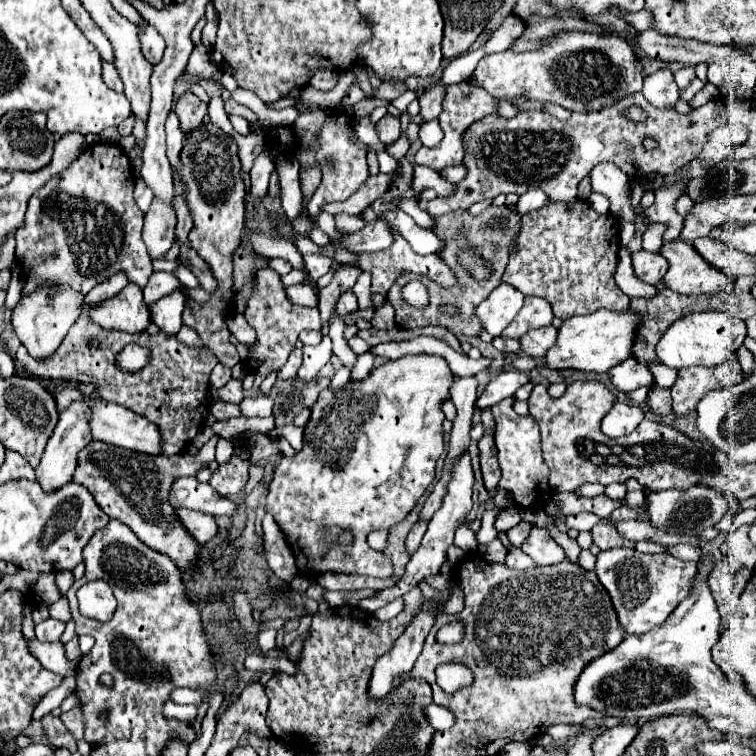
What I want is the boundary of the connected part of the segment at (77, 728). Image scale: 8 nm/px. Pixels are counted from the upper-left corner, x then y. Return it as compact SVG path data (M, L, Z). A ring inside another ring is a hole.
M78 705L78 707L74 707L72 711L68 711L68 713L62 713L60 715L60 719L64 721L64 725L72 731L72 735L80 741L82 737L84 737L84 711L82 711L82 707Z

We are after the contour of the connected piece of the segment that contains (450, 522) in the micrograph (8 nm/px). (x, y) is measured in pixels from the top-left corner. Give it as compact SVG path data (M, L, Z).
M464 451L464 453L460 453L460 455L454 459L454 463L452 463L450 481L448 481L448 487L446 487L446 497L444 497L444 501L442 501L442 507L440 507L440 509L434 513L434 517L430 519L428 531L426 531L426 535L424 535L418 551L410 557L404 575L400 577L392 589L377 592L375 597L362 599L358 607L374 613L380 607L396 599L396 597L400 597L400 595L404 595L406 591L410 591L418 581L422 581L422 579L426 579L426 577L432 575L438 575L440 565L446 561L446 549L452 545L454 533L456 533L458 525L462 525L462 523L466 521L466 515L468 515L470 509L472 509L472 485L474 485L474 471L472 471L472 463L470 463L470 453Z

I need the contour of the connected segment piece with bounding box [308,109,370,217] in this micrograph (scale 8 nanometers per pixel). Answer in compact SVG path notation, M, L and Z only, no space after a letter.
M334 109L328 111L328 117L322 123L316 139L318 139L316 161L318 161L318 167L322 169L322 183L314 193L314 201L308 203L310 217L318 217L322 205L326 205L330 201L344 201L350 195L354 195L370 177L368 163L366 163L366 151L358 147L358 143L354 139L350 117L342 109L338 113Z

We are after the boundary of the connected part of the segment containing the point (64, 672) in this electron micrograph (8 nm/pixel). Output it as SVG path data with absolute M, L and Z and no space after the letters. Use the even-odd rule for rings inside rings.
M34 639L28 647L32 649L34 657L42 663L44 669L50 669L62 677L74 675L74 665L66 659L62 643L40 642Z

